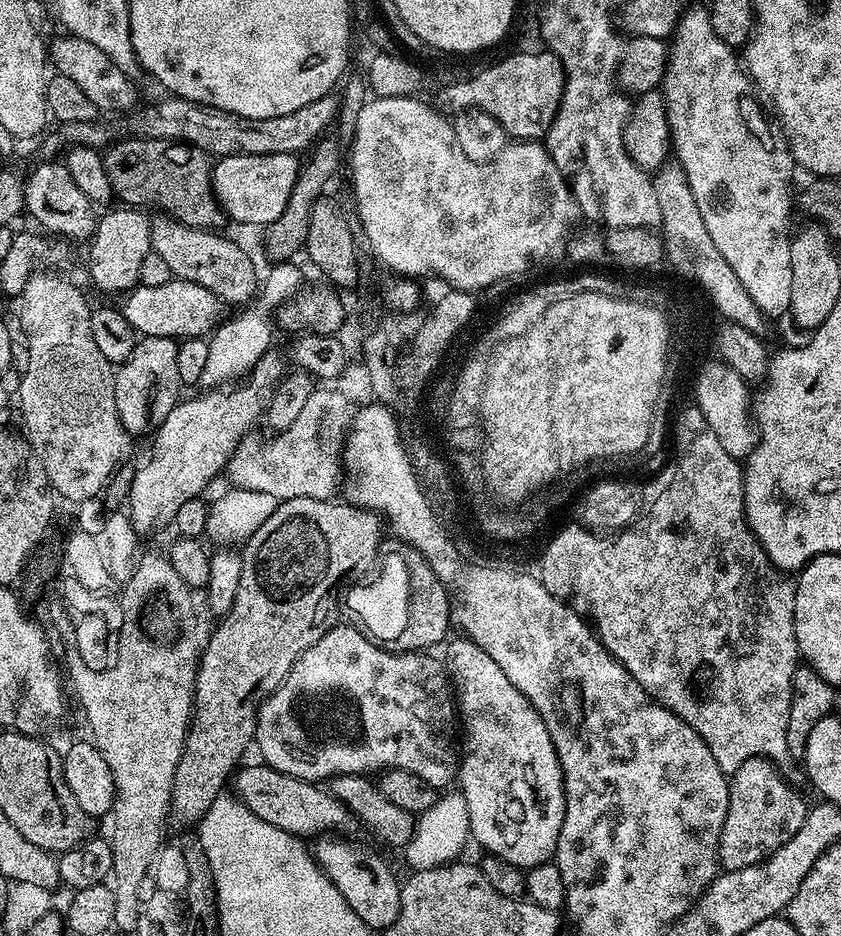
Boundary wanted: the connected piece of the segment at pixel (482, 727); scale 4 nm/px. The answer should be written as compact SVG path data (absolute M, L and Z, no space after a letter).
M459 638L449 646L452 661L447 661L450 684L458 701L458 716L462 721L462 755L458 760L458 788L466 800L469 811L469 830L490 856L510 862L515 868L527 870L549 863L555 853L558 834L564 821L564 775L550 742L550 734L534 706L502 674L502 670L478 646L467 638Z

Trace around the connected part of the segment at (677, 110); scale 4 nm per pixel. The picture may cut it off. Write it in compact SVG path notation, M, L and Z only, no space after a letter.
M689 6L684 10L684 16L678 22L676 31L670 37L670 55L668 58L668 68L664 72L664 83L662 85L664 101L668 107L668 125L672 130L671 147L674 149L674 156L677 156L678 164L684 170L685 178L690 184L690 190L698 202L699 213L706 222L706 230L710 230L710 238L714 238L714 246L730 262L730 270L738 274L738 282L750 294L750 298L759 308L764 311L765 316L775 318L787 313L790 309L790 286L792 285L792 263L790 262L790 246L792 245L792 236L788 227L792 224L792 208L794 212L794 188L792 192L792 168L794 161L792 158L792 149L788 147L787 139L782 138L779 131L772 129L772 124L768 121L768 116L764 113L762 105L756 101L757 93L754 91L754 85L747 73L742 70L742 60L738 55L737 49L731 48L718 34L714 34L712 25L712 13L707 7L695 8Z

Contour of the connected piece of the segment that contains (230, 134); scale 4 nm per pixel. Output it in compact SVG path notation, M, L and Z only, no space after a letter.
M329 94L310 102L310 106L302 106L302 110L294 110L294 114L282 114L278 118L246 118L242 114L227 112L209 104L199 104L193 100L179 98L164 98L149 108L141 107L127 117L129 133L132 136L143 136L150 140L179 140L186 144L193 144L207 152L209 157L240 156L242 154L304 154L309 151L317 140L321 139L337 123L337 112L341 108L341 101L335 100L335 95Z

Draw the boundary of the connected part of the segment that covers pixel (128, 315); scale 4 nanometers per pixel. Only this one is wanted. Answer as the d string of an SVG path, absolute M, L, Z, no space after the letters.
M173 277L170 282L159 286L136 285L121 299L123 316L139 335L148 337L170 337L175 340L209 335L223 319L223 301L206 287L185 279Z

